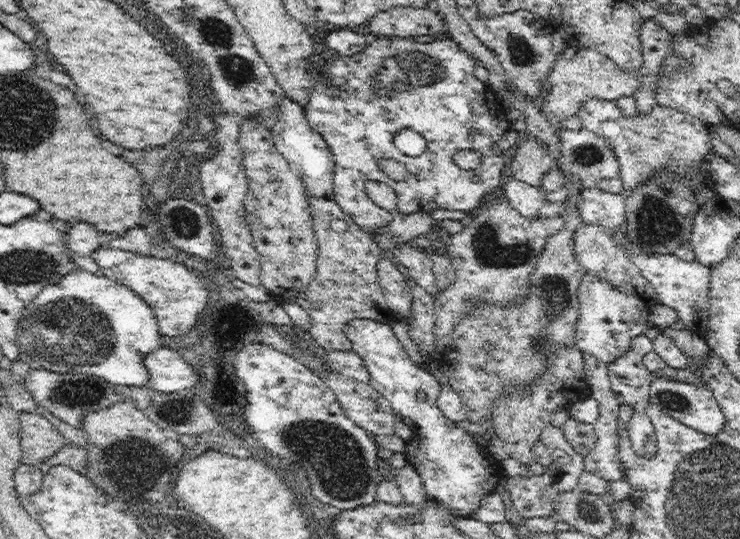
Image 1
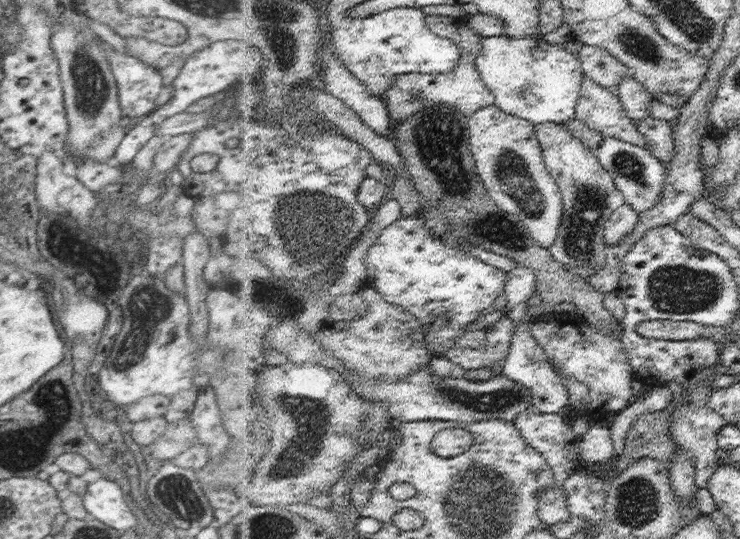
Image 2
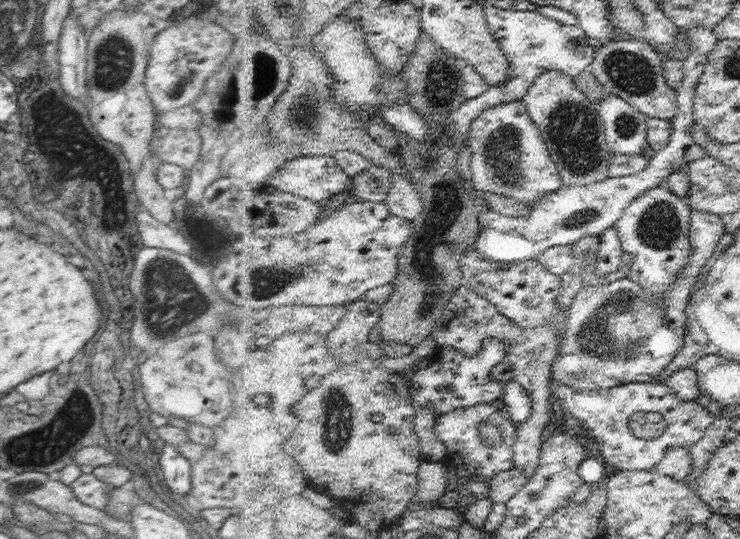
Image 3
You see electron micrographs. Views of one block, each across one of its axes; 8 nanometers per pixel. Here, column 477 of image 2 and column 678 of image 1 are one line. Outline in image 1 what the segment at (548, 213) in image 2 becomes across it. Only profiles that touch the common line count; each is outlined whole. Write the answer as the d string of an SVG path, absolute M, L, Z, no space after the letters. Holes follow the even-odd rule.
M589 96L580 103L575 115L582 121L582 127L610 138L618 153L618 177L626 190L642 179L647 179L653 168L660 163L675 164L676 169L681 171L685 169L684 164L695 163L713 153L709 126L671 108L656 105L647 118L638 124L626 123L615 102L599 96Z

